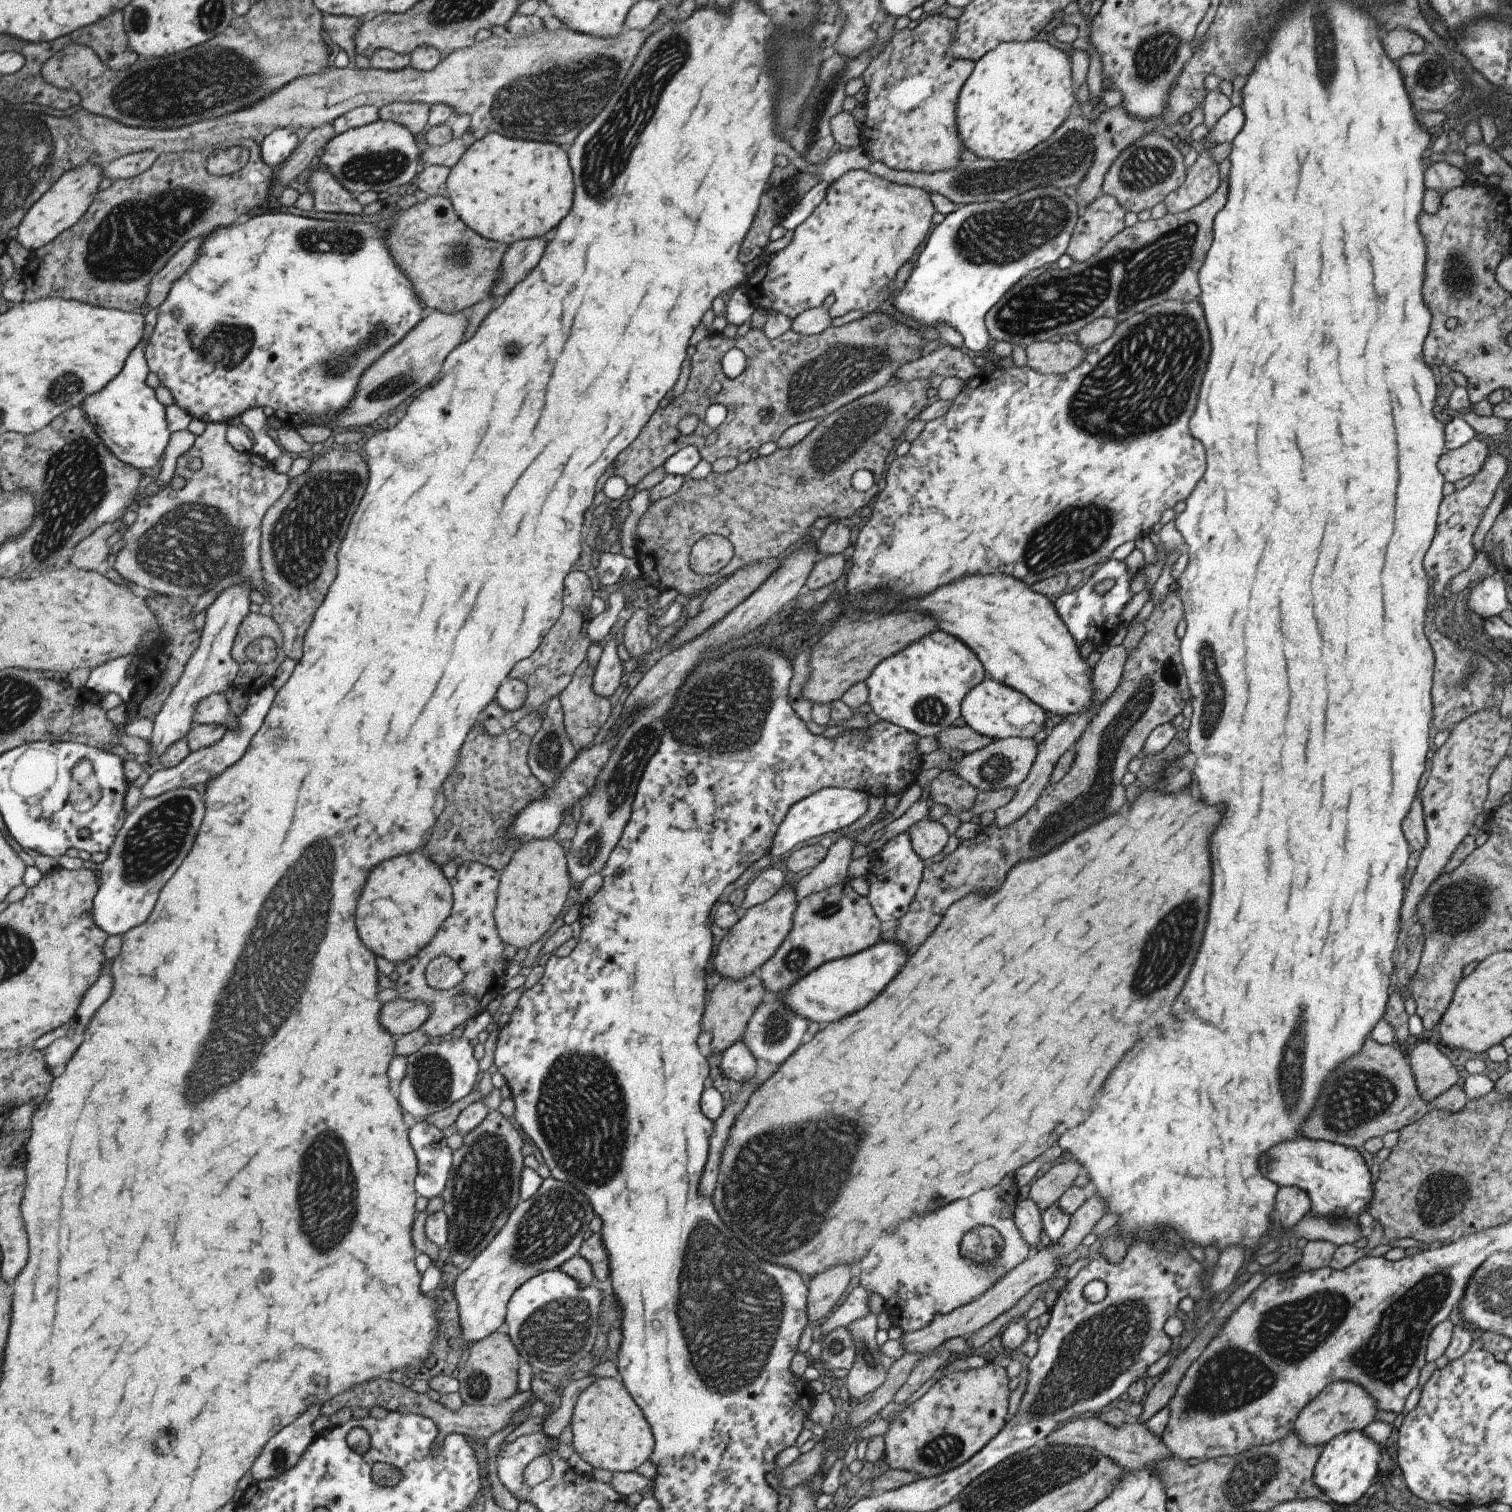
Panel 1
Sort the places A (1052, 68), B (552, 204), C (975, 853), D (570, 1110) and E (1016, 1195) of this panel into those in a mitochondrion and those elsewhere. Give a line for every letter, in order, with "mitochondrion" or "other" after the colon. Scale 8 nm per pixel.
A: other
B: other
C: other
D: mitochondrion
E: other

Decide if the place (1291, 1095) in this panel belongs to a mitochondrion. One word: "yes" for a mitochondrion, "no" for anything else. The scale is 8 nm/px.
yes

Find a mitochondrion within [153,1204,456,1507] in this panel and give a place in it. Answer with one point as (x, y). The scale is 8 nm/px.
(279, 1460)

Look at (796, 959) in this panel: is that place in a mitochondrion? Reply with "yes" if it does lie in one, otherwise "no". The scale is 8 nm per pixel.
yes

